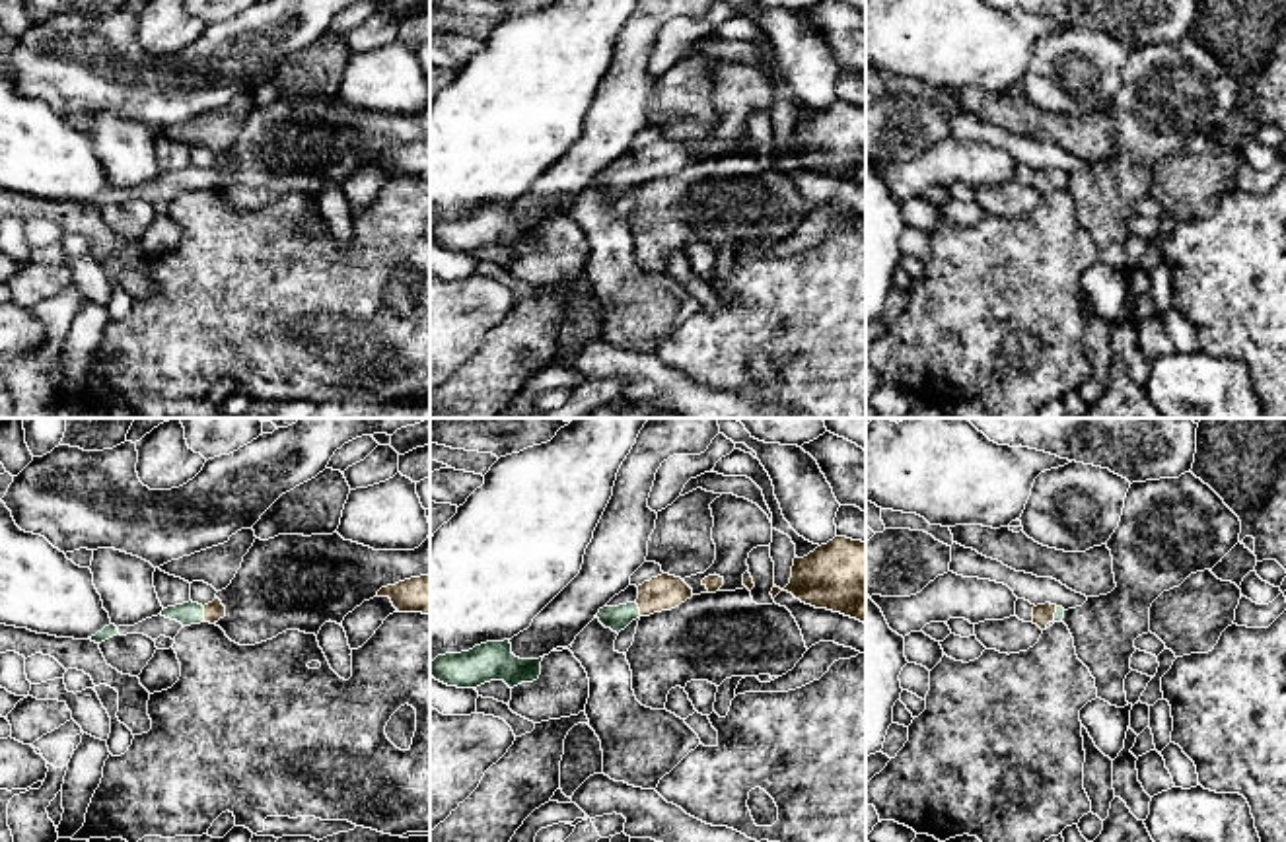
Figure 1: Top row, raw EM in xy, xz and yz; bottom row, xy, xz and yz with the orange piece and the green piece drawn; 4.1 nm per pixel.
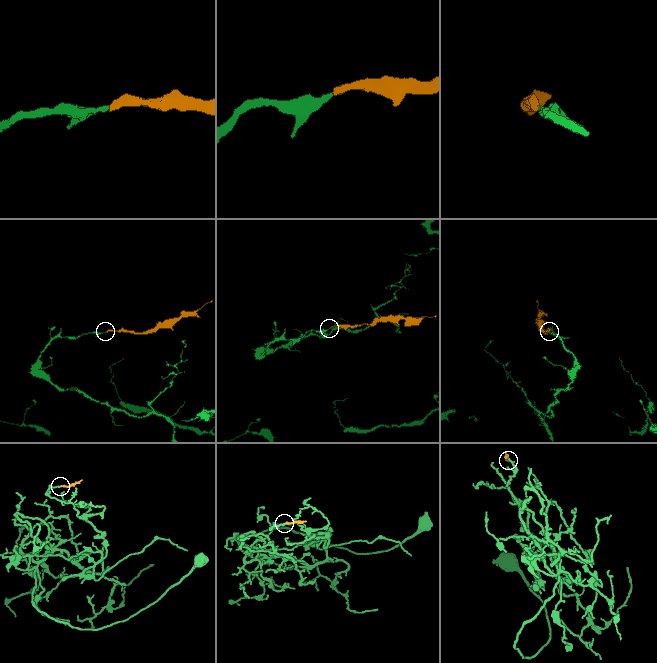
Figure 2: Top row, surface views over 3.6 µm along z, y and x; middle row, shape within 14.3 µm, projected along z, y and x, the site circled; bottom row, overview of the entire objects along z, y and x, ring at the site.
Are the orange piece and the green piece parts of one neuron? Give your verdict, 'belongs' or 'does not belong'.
belongs

